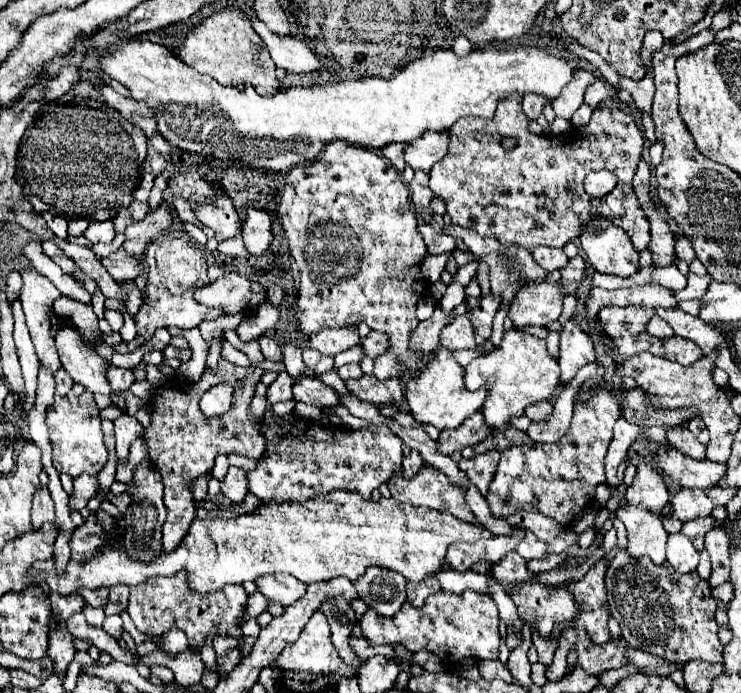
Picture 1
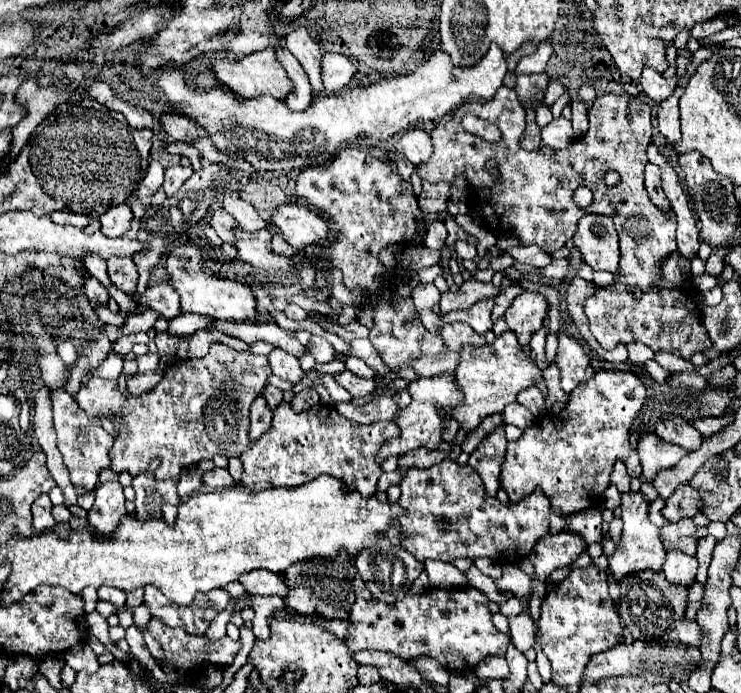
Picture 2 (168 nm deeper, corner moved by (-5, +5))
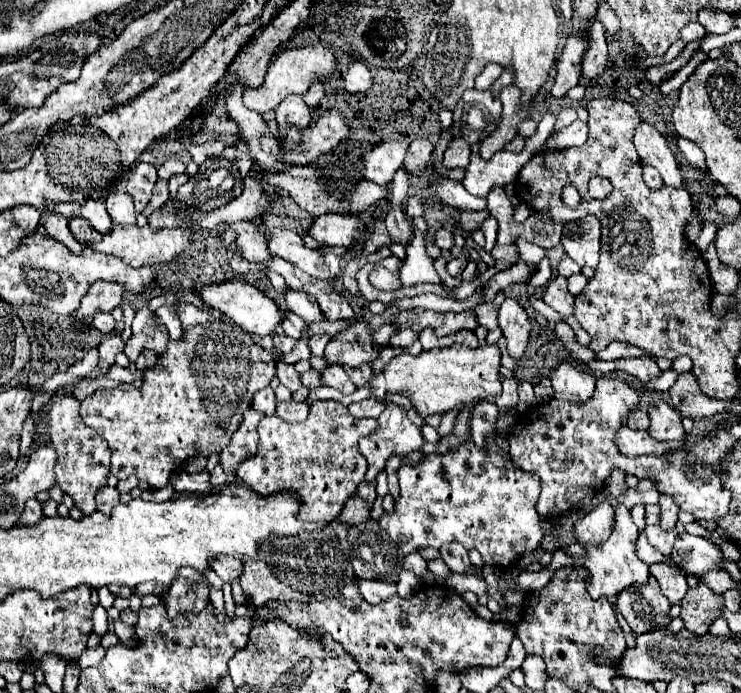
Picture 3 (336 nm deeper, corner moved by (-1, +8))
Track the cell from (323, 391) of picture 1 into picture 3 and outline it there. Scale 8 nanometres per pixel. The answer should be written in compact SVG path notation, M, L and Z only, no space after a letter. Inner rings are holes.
M277 402L277 414L287 422L303 422L309 414L309 402Z

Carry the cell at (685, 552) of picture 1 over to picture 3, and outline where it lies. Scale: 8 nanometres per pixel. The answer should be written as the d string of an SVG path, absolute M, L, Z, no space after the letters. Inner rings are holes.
M665 562L651 564L649 570L657 578L657 582L661 584L661 592L665 594L665 598L671 604L677 604L685 596L685 592L687 592L687 578L685 578L683 570L679 570L677 566L669 566Z

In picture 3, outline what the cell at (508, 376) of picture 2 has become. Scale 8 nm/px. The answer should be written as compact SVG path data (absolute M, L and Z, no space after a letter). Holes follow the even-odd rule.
M453 344L449 348L441 348L441 350L429 350L429 352L421 352L417 356L413 354L399 354L395 356L383 370L383 374L379 376L371 376L369 384L373 386L373 396L383 400L385 392L401 392L405 394L413 408L419 412L419 416L429 416L429 414L441 414L441 412L449 412L449 410L457 410L459 406L465 408L473 408L475 404L479 404L481 400L485 400L487 396L497 398L501 394L501 350L497 344L485 344L479 348L467 348L461 344Z

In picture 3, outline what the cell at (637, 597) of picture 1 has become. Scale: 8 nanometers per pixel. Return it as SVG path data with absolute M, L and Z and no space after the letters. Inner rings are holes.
M651 576L647 584L633 584L623 590L617 596L617 606L637 636L651 632L657 626L665 628L671 622L671 602L661 594L655 576Z

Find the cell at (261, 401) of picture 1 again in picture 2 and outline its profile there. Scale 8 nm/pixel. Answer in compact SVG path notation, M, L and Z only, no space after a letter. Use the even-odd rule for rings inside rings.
M259 395L253 405L251 405L251 411L249 411L249 419L251 419L251 443L257 441L263 433L267 433L267 429L271 427L271 419L273 419L273 413L271 409L267 407L263 395Z

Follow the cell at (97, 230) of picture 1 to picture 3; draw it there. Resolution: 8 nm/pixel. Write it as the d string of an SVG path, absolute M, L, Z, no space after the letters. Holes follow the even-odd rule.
M113 192L105 200L105 208L113 220L113 224L119 226L133 226L135 224L135 208L133 200L125 192Z

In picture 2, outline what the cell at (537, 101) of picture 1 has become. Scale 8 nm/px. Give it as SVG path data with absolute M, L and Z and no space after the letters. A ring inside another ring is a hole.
M553 81L553 83L549 83L549 87L547 87L547 93L545 93L545 105L553 105L563 93L567 93L567 87L563 85L563 83L559 83L559 81Z

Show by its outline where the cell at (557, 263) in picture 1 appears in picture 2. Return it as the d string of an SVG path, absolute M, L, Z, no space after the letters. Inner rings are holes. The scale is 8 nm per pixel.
M517 245L517 247L509 247L507 249L511 253L511 257L519 263L525 263L525 265L533 265L533 267L543 267L543 265L549 265L551 263L551 257L541 251L539 247L525 247L525 245Z

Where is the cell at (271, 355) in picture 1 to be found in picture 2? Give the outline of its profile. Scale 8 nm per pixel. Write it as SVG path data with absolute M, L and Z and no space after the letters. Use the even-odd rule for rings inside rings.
M275 349L271 355L269 355L269 363L271 363L271 369L277 377L281 377L283 381L289 381L291 385L297 385L301 381L301 377L305 375L299 367L299 359L293 357L291 353L283 351L283 349Z

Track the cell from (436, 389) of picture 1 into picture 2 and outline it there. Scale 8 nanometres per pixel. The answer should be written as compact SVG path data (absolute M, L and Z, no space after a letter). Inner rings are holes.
M449 371L435 375L435 377L429 377L429 379L411 381L409 395L413 401L407 407L399 409L397 415L393 417L393 421L401 429L401 435L391 441L385 441L383 449L379 449L379 465L387 457L399 457L399 455L405 455L405 453L419 449L419 447L425 447L429 451L435 449L441 443L441 431L443 431L443 423L445 423L445 415L439 407L455 407L455 405L463 403L463 395L459 393L459 387L455 385L455 379Z

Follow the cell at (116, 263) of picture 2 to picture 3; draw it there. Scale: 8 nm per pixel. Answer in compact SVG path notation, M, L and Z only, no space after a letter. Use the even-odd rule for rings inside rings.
M99 280L95 282L89 292L83 296L83 302L79 306L79 310L75 312L77 316L77 326L83 328L85 324L89 324L89 318L97 312L111 312L115 306L119 306L123 300L123 288L115 286L115 282L105 282Z

